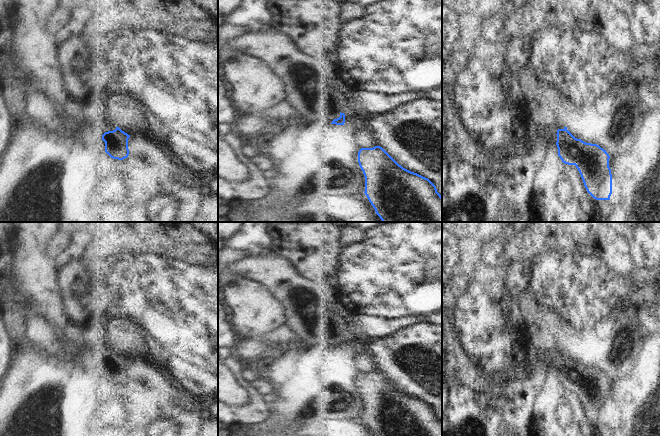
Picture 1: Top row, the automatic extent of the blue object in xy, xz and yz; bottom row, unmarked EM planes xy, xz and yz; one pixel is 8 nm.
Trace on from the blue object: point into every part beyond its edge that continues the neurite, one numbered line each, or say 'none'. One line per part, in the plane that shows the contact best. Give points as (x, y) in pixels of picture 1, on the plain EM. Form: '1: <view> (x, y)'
1: xy (75, 336)

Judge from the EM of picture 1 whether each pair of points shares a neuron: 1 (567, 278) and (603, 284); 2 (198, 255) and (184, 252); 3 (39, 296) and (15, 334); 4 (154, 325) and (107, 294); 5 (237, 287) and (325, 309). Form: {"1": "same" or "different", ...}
{"1": "same", "2": "same", "3": "same", "4": "same", "5": "different"}

